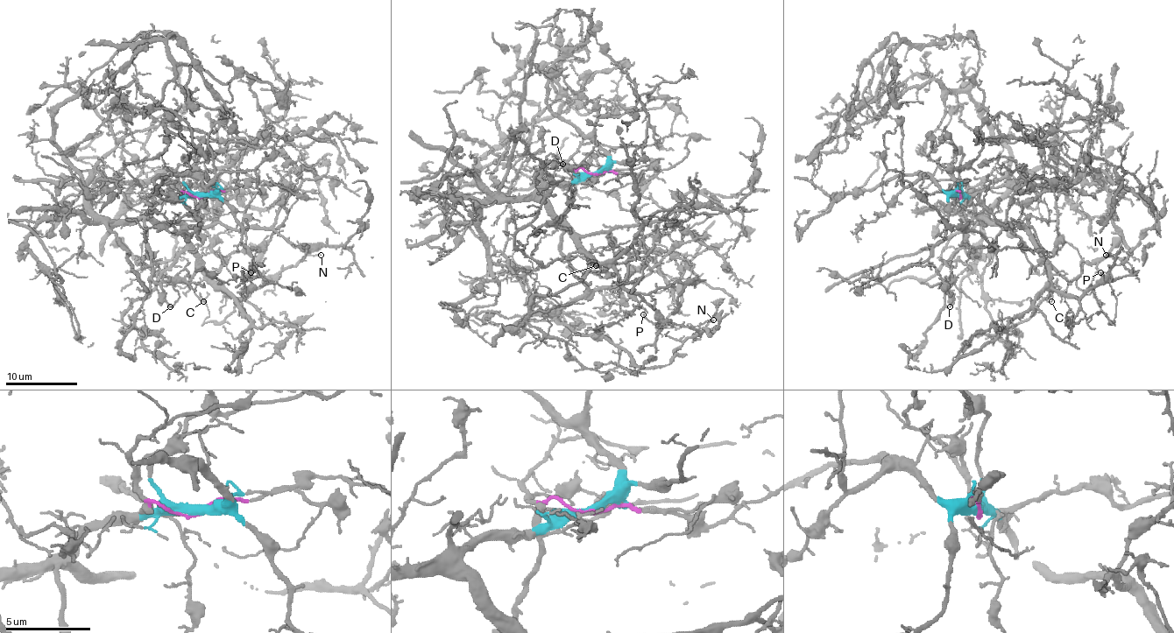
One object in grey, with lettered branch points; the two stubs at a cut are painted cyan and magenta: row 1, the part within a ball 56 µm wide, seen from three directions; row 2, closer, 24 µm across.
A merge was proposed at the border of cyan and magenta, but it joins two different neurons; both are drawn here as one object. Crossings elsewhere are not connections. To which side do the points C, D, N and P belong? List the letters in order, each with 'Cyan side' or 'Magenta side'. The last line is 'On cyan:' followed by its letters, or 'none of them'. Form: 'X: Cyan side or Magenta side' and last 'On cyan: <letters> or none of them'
C: Cyan side
D: Cyan side
N: Cyan side
P: Cyan side
On cyan: C, D, N, P

